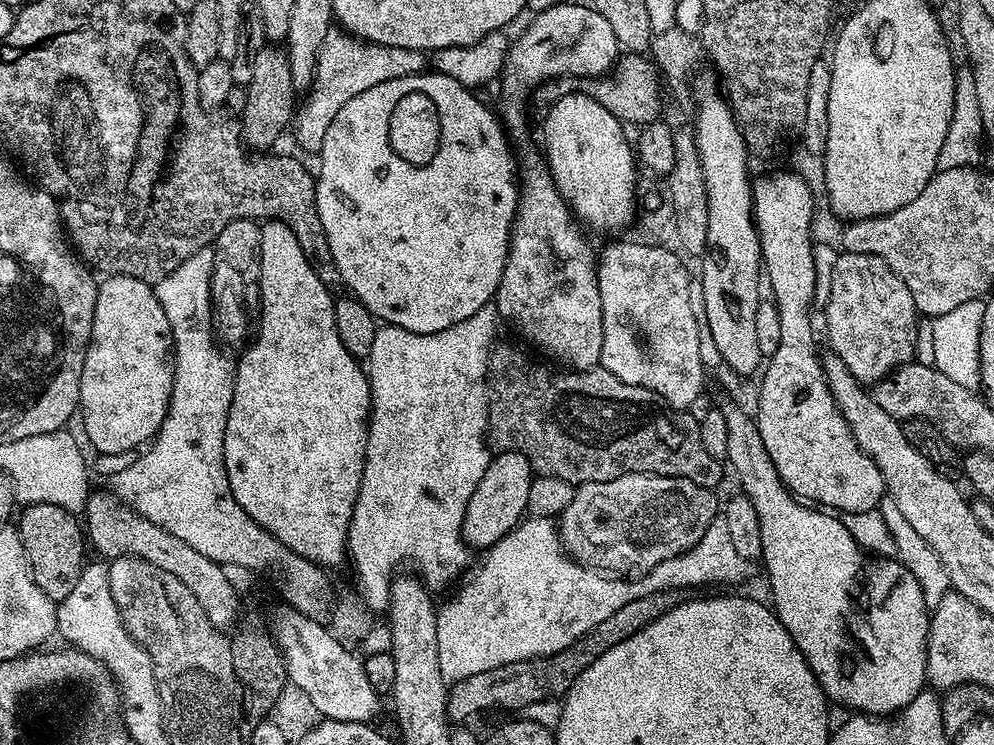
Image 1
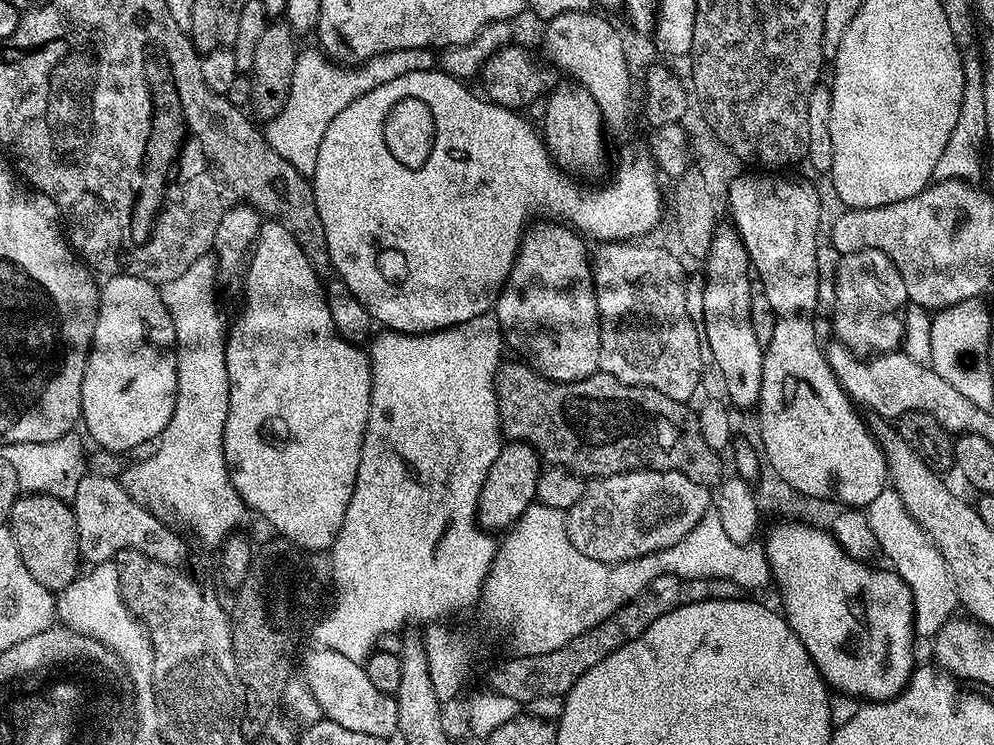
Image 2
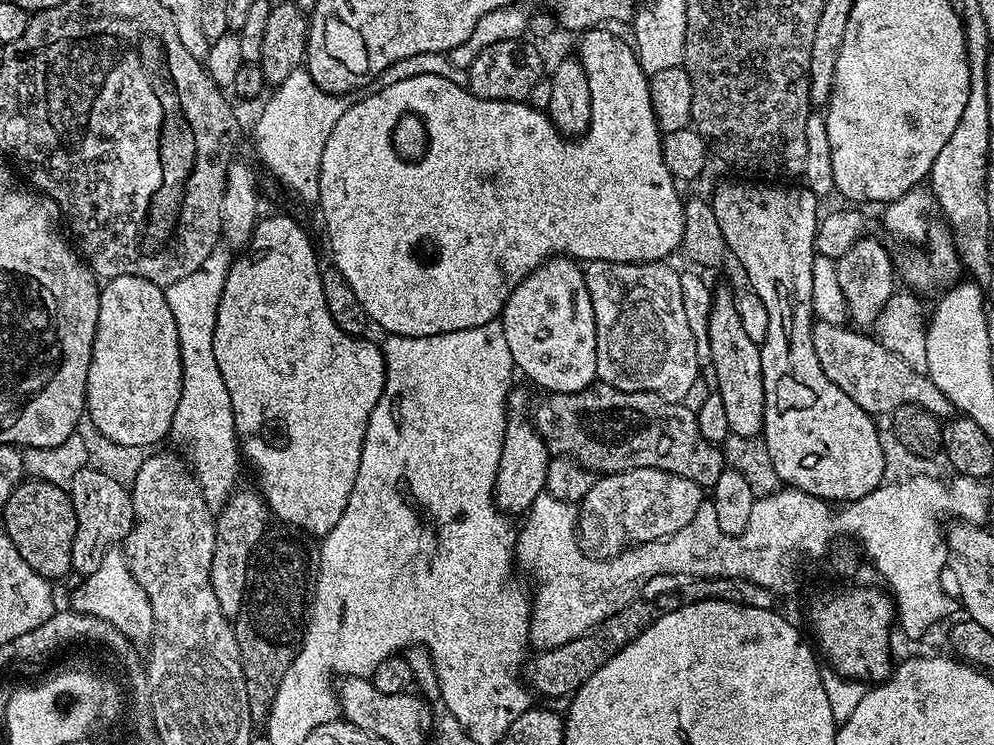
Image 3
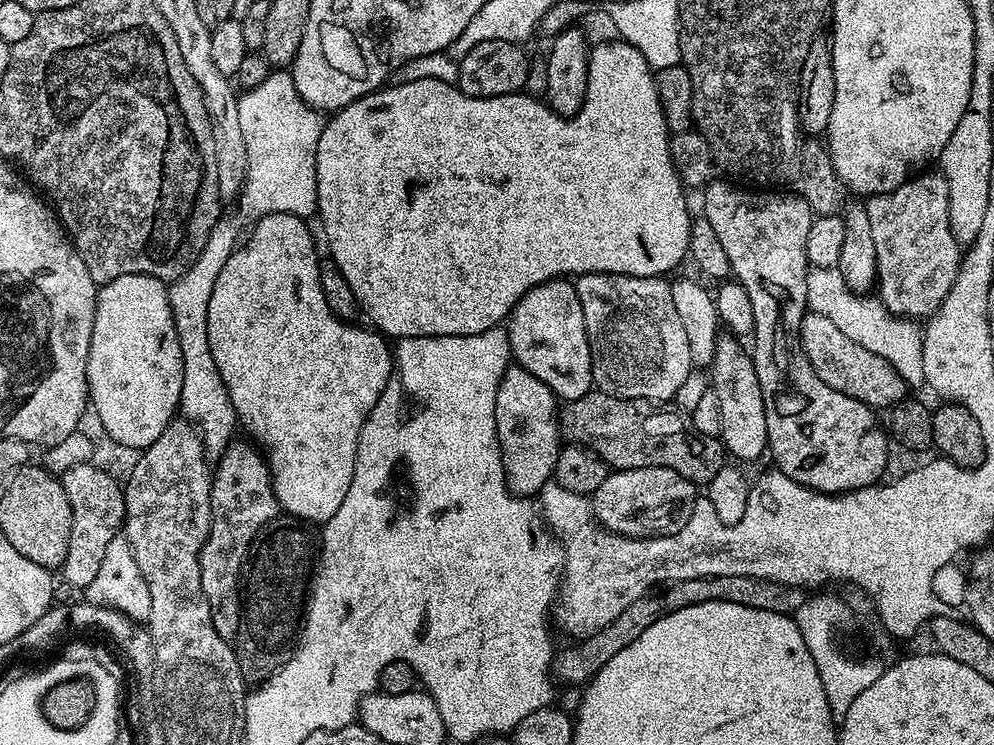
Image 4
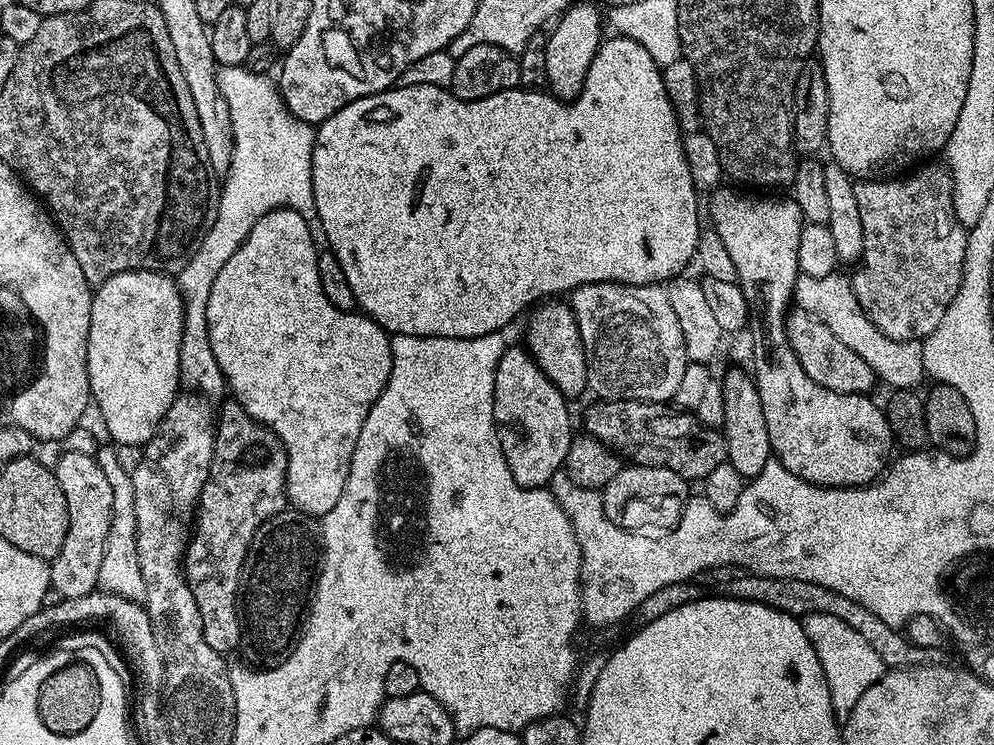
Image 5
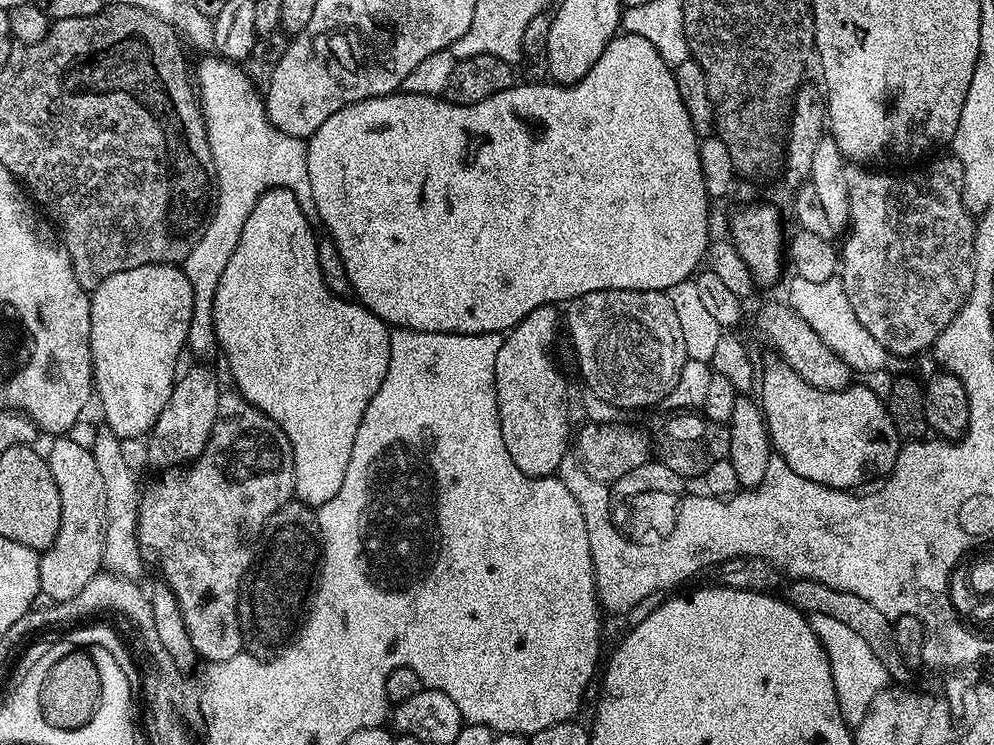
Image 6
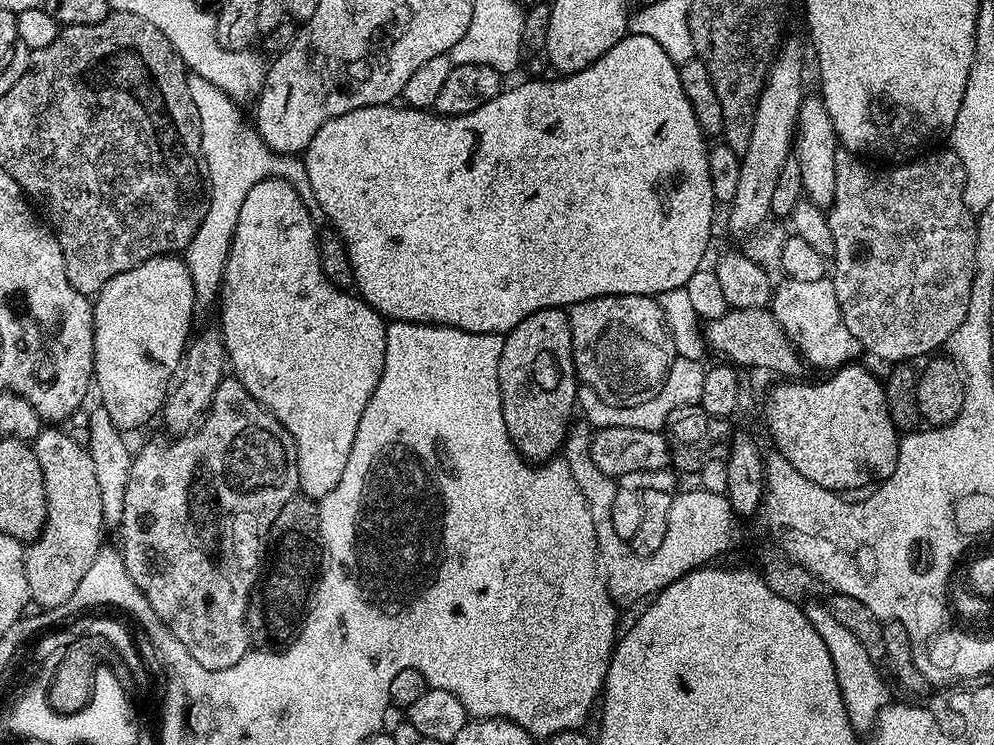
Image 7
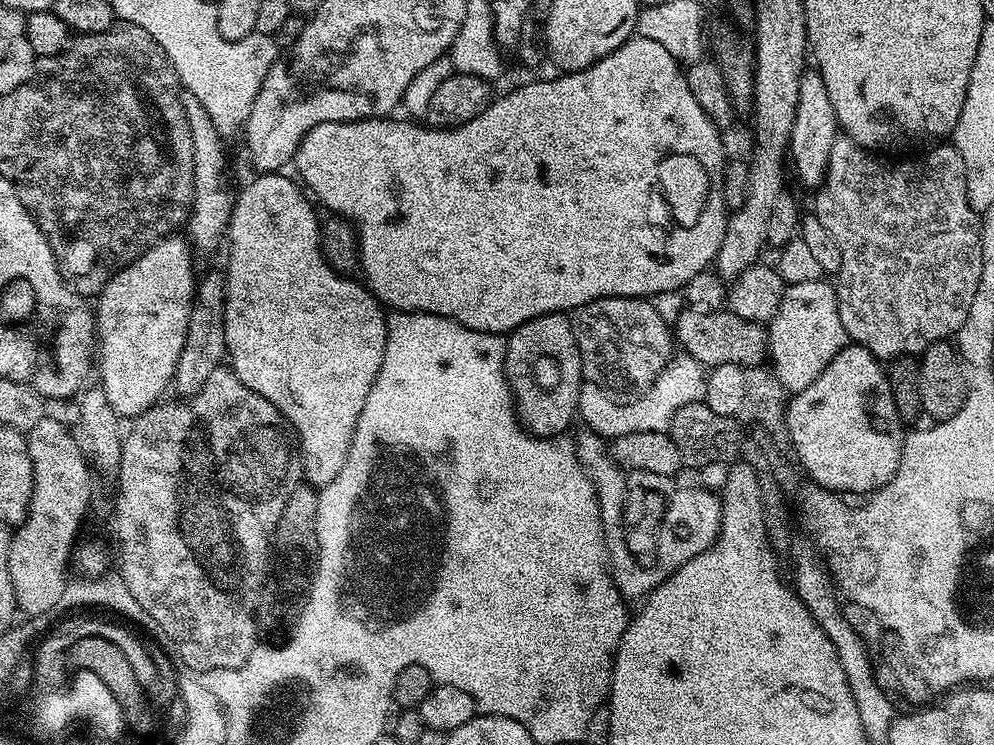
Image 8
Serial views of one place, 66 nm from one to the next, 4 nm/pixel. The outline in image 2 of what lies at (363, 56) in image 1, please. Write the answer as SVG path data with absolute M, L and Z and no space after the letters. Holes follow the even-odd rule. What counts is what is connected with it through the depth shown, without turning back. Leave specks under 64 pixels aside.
M430 48L394 50L381 56L370 56L360 62L364 64L357 68L339 68L327 55L320 55L297 55L296 67L299 71L290 82L290 94L284 109L266 124L266 139L270 147L306 177L311 177L312 171L318 166L318 150L322 146L326 126L330 126L330 122L334 122L334 118L338 118L338 114L342 114L350 102L386 82L394 82L394 78L431 72L438 64L437 53Z

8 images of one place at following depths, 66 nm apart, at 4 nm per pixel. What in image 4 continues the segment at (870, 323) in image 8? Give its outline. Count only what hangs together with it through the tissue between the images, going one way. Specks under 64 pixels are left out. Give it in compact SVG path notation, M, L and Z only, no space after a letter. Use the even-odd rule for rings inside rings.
M943 172L913 175L892 192L866 200L870 234L874 234L878 300L891 315L917 322L942 306L960 269L962 246L950 230L950 186Z

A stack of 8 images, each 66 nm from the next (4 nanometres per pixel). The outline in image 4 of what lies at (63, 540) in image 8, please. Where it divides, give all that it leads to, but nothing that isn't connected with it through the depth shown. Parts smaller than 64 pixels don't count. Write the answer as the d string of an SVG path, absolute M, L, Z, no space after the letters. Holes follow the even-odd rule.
M89 462L70 466L62 474L66 498L70 498L70 550L66 550L66 562L62 569L64 580L72 588L86 590L102 566L102 554L110 546L110 538L121 531L124 523L124 489L121 481L116 481L108 472L95 468Z

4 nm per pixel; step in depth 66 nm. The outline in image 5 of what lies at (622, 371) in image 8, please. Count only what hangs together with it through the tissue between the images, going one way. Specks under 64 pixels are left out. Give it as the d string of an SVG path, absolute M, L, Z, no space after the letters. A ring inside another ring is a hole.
M594 282L571 292L570 307L585 348L587 391L593 392L597 401L647 400L660 404L675 397L690 361L666 287Z

